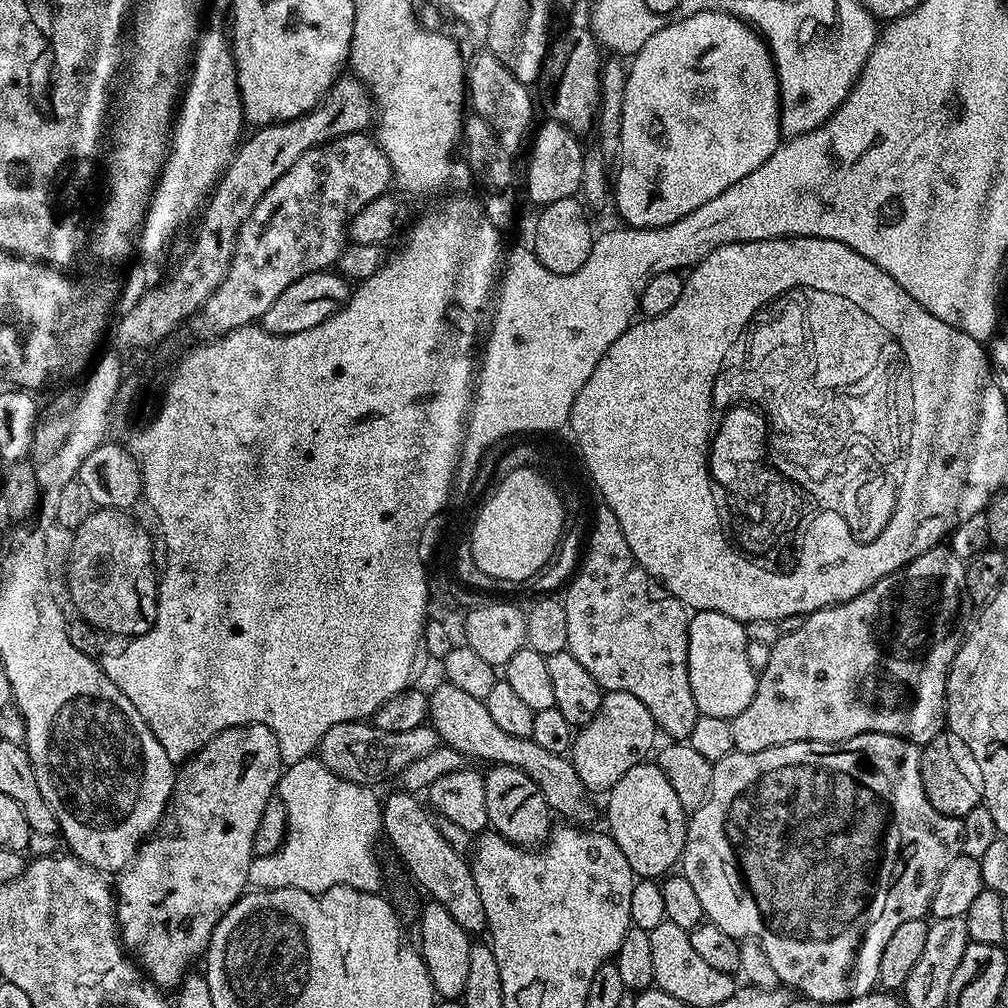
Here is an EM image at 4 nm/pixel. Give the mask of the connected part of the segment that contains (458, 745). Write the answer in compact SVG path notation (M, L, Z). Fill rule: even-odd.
M440 682L436 689L431 689L428 702L430 727L447 747L458 750L465 758L481 756L489 760L489 765L505 764L511 768L522 770L542 790L549 809L557 817L565 816L565 821L575 822L580 826L592 826L596 820L596 808L592 805L593 797L588 787L578 778L578 770L574 770L571 759L567 755L551 753L545 747L538 746L531 736L514 738L514 734L506 734L506 730L498 730L494 718L490 718L490 710L486 710L483 700L458 690L458 686Z

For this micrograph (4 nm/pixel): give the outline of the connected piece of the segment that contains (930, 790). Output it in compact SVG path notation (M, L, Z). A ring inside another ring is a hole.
M950 731L939 732L930 743L923 745L920 754L920 773L926 798L930 798L930 806L934 806L934 810L942 814L963 818L983 801L984 787L978 758L970 754L970 746L966 746L962 738Z

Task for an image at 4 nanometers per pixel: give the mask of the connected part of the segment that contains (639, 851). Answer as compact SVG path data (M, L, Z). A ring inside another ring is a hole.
M655 762L630 766L630 770L626 770L626 774L622 774L622 778L618 778L618 782L608 789L606 799L607 831L622 854L626 854L626 862L630 862L637 877L660 878L672 870L667 868L681 863L689 817L682 802L678 802L678 794L674 794L674 786L670 786L666 774L662 774Z

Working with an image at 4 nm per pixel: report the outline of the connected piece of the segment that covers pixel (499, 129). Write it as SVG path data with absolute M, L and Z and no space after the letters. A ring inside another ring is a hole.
M481 50L473 59L469 59L466 66L466 88L473 113L490 124L506 152L514 156L518 154L518 150L525 151L531 145L536 129L536 102L533 93L531 96L531 89L518 81L498 58L494 58L492 52Z

